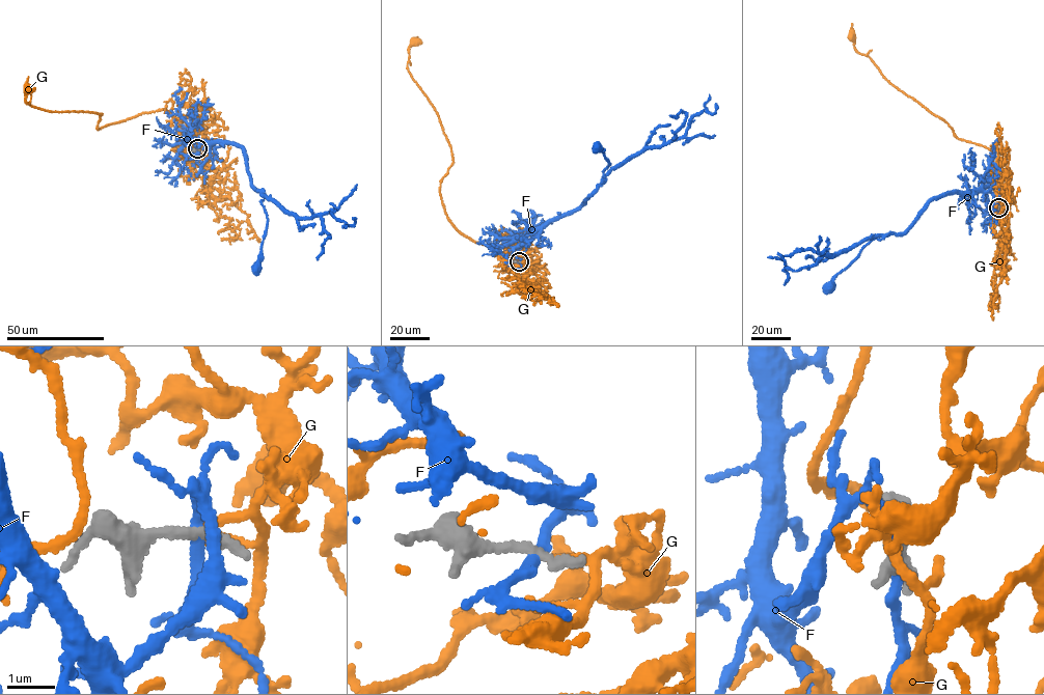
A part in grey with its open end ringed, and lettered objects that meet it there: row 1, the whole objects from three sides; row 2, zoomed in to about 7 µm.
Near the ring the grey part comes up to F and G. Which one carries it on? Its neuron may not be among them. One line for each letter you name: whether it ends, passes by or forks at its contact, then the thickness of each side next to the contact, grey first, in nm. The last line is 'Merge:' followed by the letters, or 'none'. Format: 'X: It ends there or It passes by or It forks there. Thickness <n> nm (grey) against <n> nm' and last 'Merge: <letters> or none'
G: It passes by. Thickness 280 nm (grey) against 130 nm
Merge: G

